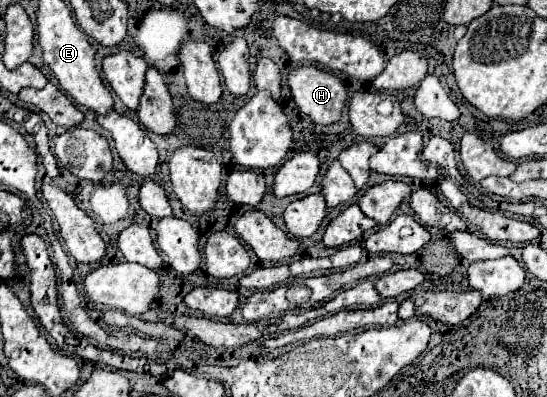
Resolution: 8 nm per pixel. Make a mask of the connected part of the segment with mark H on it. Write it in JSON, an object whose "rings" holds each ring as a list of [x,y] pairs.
{"rings":[[[299,66],[289,72],[287,84],[291,88],[291,94],[299,112],[309,116],[315,124],[331,126],[341,120],[341,112],[349,100],[349,92],[347,92],[347,84],[339,76],[325,72],[321,68],[315,68],[315,66]]]}

